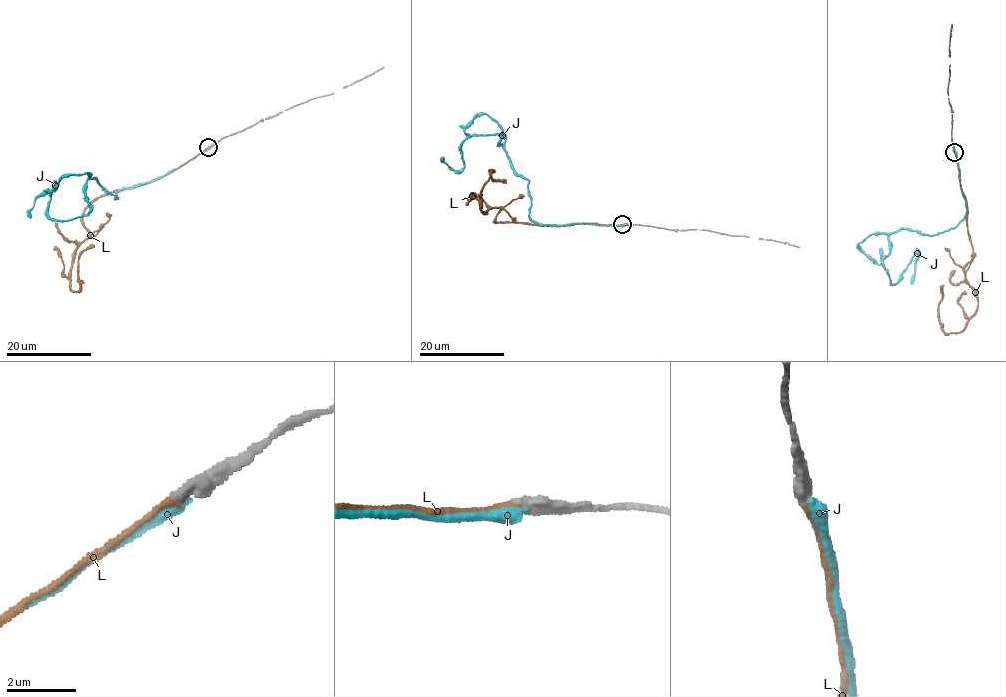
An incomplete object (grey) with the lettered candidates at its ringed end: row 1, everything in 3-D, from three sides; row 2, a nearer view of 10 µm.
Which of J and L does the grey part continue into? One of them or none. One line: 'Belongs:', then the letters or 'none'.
Belongs: L

